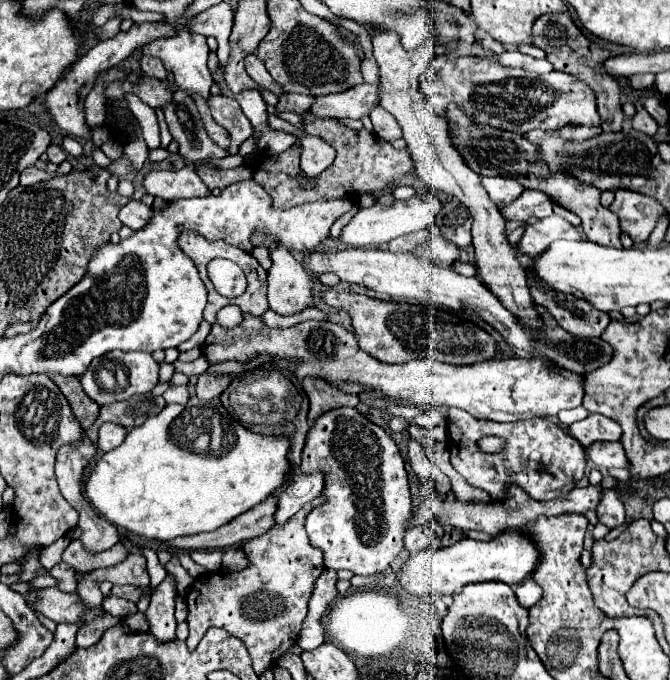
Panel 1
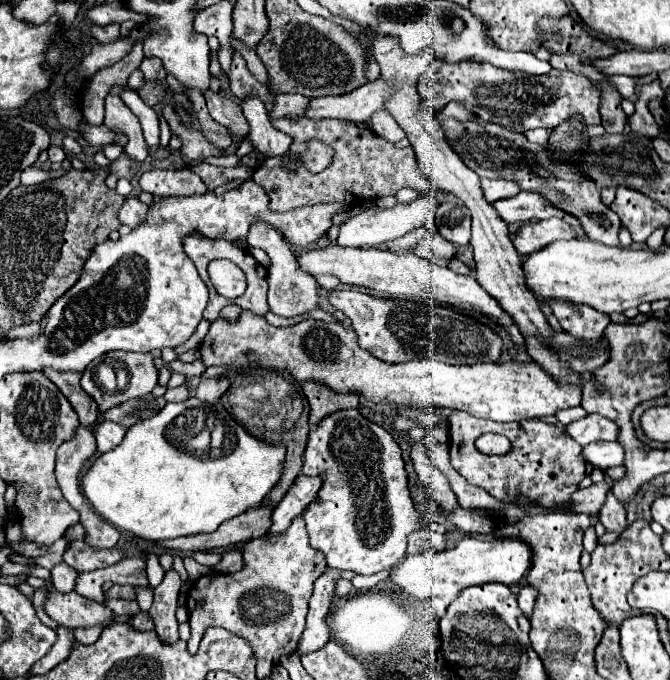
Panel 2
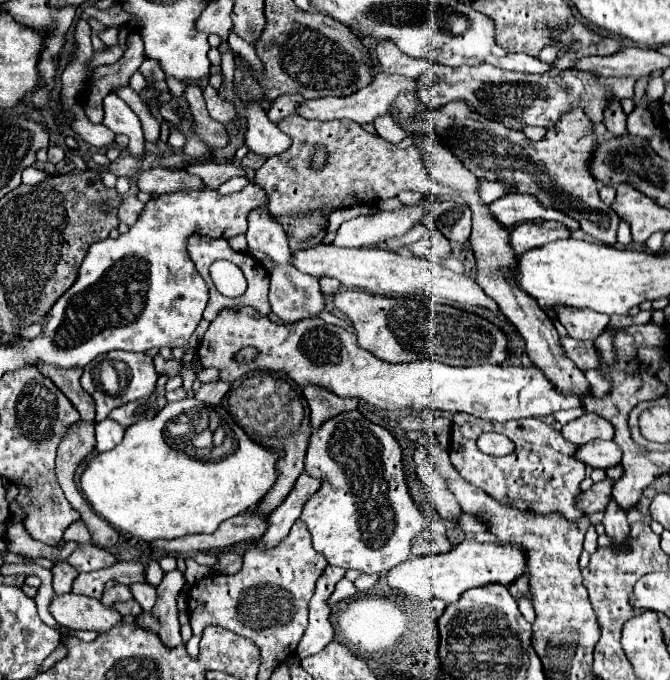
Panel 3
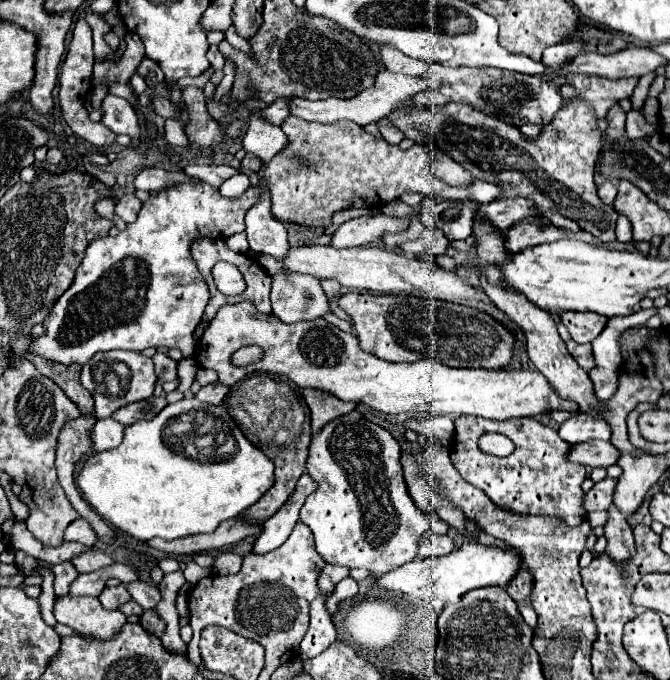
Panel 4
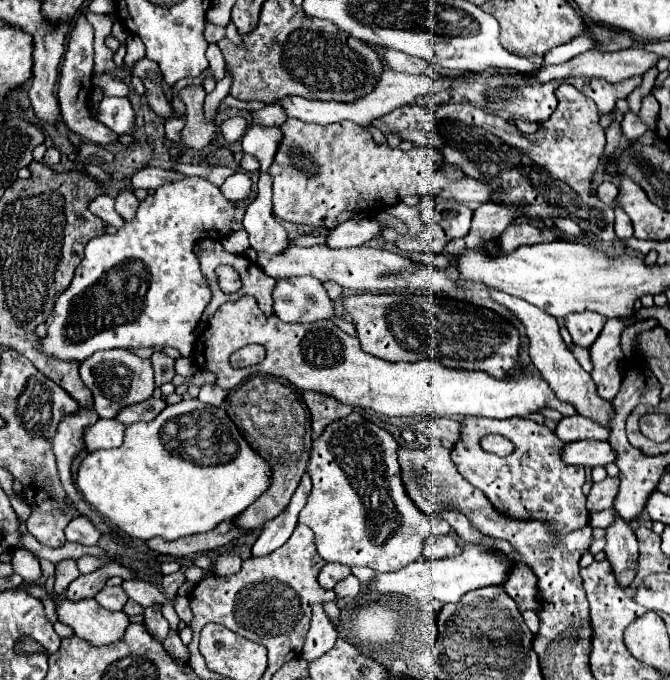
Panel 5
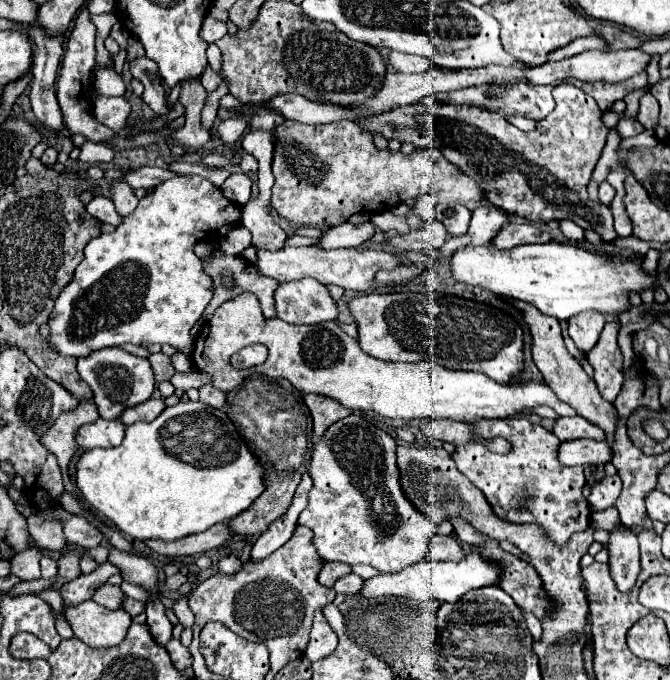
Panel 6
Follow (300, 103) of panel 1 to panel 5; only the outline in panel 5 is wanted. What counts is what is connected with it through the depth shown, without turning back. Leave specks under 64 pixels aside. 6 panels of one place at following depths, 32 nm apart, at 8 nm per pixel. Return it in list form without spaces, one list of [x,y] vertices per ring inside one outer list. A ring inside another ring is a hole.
[[[268,104],[268,106],[260,108],[258,112],[254,112],[254,116],[252,116],[252,122],[254,122],[254,124],[266,126],[266,128],[270,128],[270,126],[280,126],[284,120],[286,120],[284,110],[282,110],[278,104]]]

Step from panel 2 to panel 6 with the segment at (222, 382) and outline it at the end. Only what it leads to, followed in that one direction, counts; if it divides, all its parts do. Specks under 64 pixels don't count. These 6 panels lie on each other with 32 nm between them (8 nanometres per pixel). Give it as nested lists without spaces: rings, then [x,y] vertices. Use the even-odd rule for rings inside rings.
[[[210,384],[200,388],[200,402],[206,406],[214,406],[214,408],[222,408],[226,402],[226,394],[224,392],[216,392],[216,388],[212,388]]]

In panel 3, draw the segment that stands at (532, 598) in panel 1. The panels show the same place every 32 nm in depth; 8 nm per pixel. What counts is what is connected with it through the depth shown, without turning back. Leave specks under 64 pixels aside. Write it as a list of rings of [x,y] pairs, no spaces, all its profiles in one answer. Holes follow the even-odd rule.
[[[526,594],[520,602],[518,602],[518,606],[520,606],[520,612],[522,612],[522,616],[530,622],[530,624],[534,624],[534,620],[536,620],[536,614],[534,614],[534,608],[532,608],[532,602],[530,602],[530,594]]]

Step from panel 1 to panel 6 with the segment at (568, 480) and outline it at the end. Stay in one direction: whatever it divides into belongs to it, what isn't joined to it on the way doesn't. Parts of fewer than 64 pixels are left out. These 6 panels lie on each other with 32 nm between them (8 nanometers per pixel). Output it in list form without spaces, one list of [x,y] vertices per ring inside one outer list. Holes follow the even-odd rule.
[[[504,418],[504,420],[480,420],[474,422],[480,438],[504,438],[510,444],[506,456],[490,452],[482,442],[474,442],[466,448],[456,448],[452,454],[458,470],[486,496],[494,514],[510,524],[538,526],[546,538],[564,546],[572,534],[584,532],[590,526],[590,506],[582,496],[586,484],[584,468],[566,468],[556,460],[556,448],[560,440],[554,432],[530,422],[528,418]]]

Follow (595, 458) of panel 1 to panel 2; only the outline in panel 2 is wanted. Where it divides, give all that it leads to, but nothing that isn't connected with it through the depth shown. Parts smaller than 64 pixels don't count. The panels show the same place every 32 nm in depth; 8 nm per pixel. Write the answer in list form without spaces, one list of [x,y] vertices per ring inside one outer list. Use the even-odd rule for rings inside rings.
[[[590,442],[582,448],[582,458],[594,468],[608,470],[614,466],[622,466],[624,450],[618,442]]]

